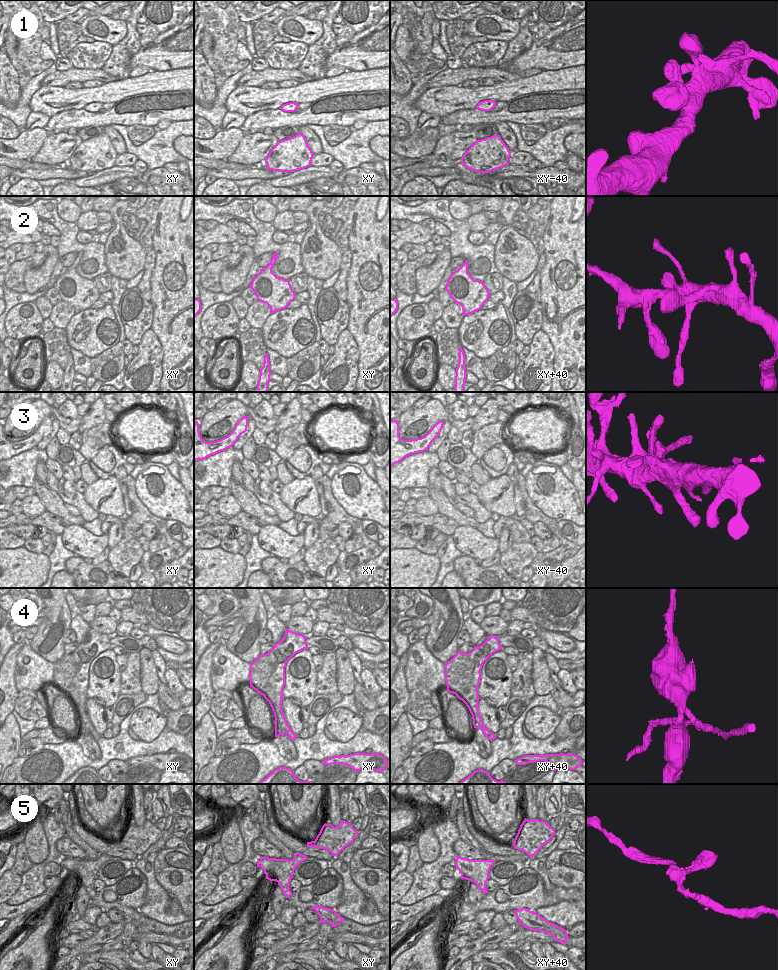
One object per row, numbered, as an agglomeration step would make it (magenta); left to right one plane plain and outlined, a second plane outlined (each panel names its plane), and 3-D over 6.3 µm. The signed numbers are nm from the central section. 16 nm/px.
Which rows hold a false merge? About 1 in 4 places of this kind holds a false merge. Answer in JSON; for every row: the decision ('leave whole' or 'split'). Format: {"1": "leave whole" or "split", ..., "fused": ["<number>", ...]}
{"1": "leave whole", "2": "leave whole", "3": "leave whole", "4": "split", "5": "split", "fused": ["4", "5"]}

